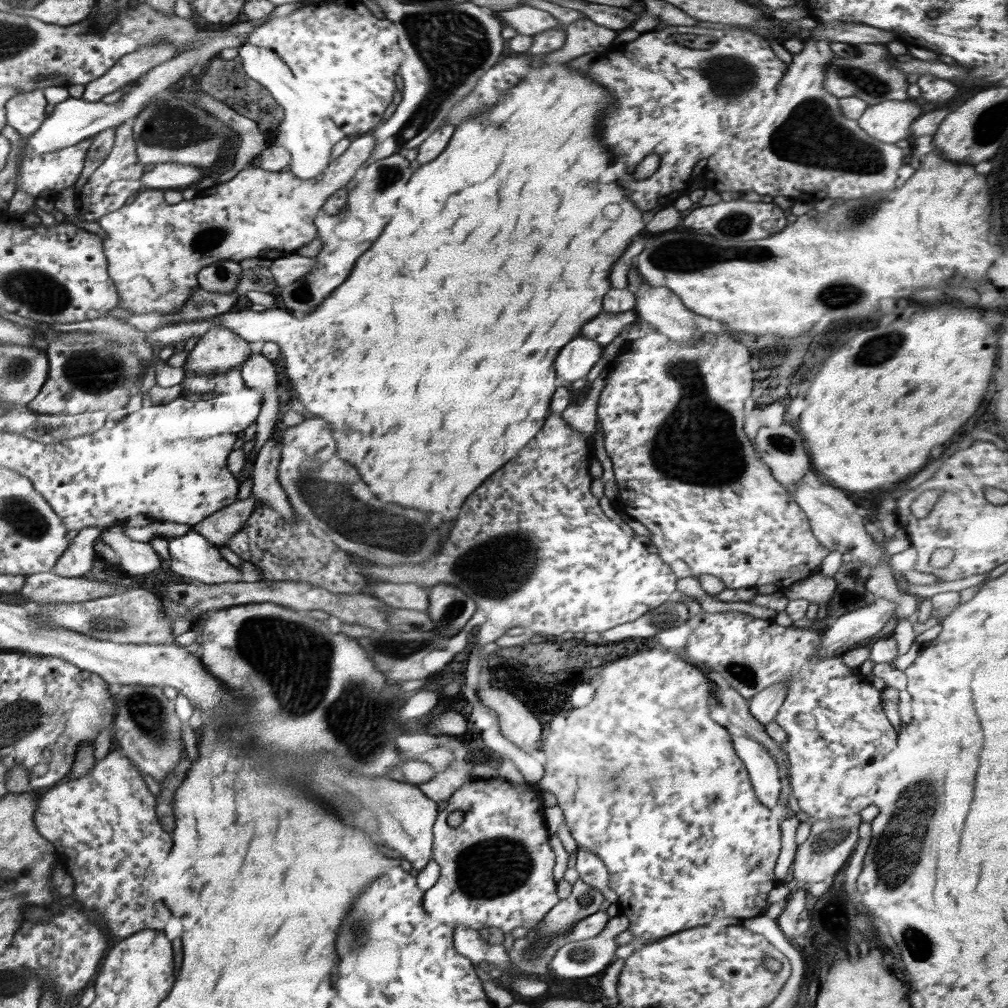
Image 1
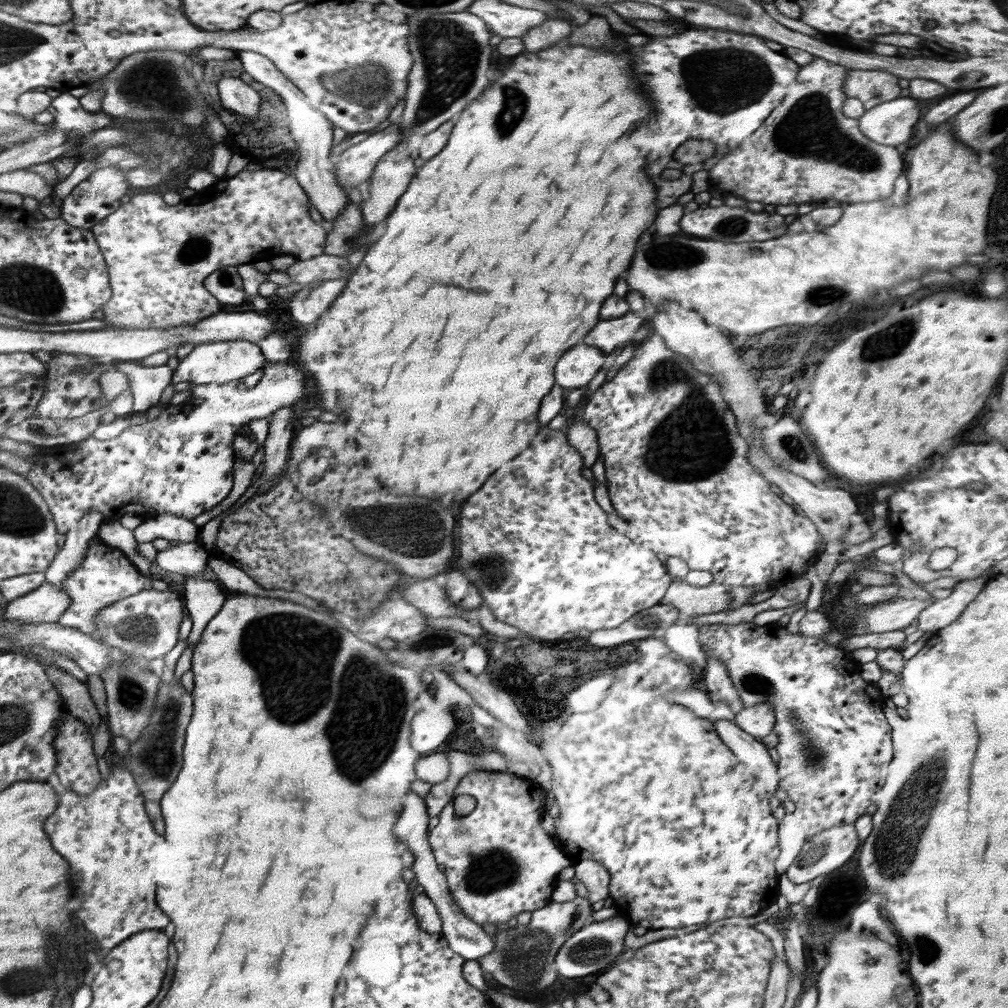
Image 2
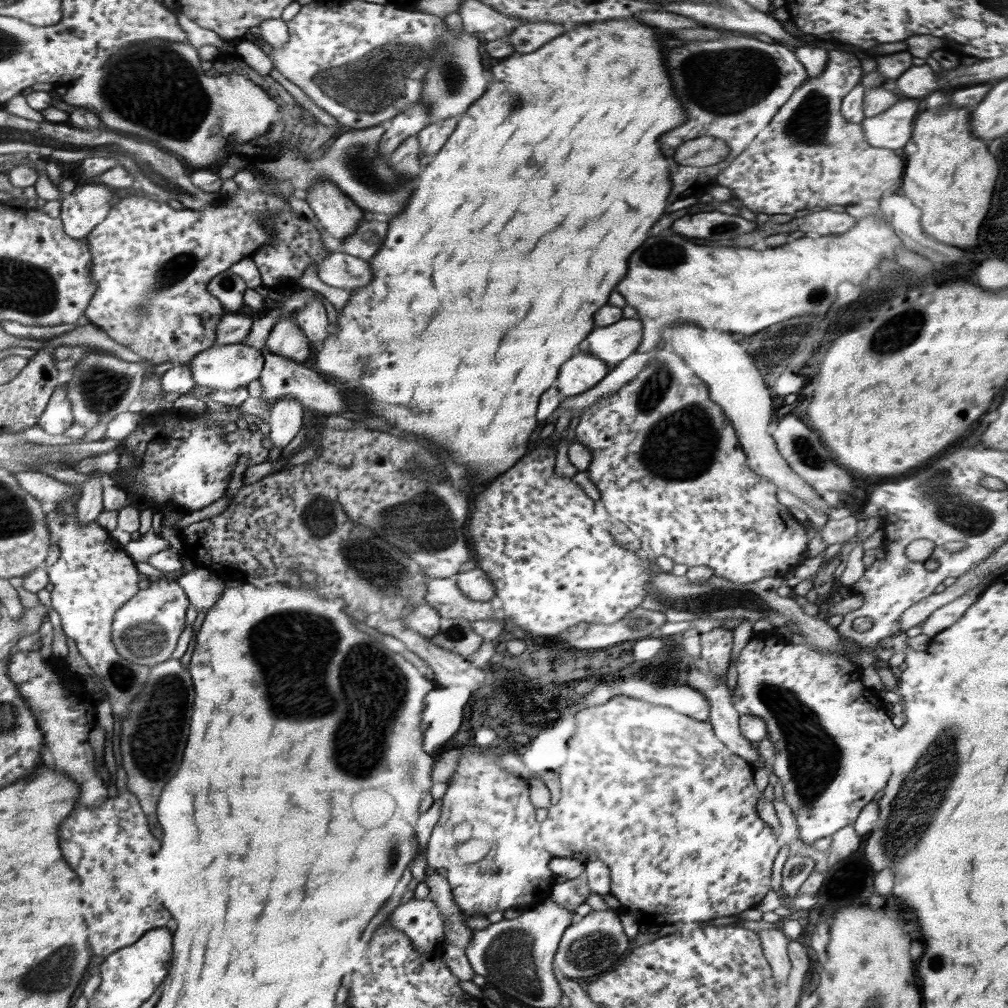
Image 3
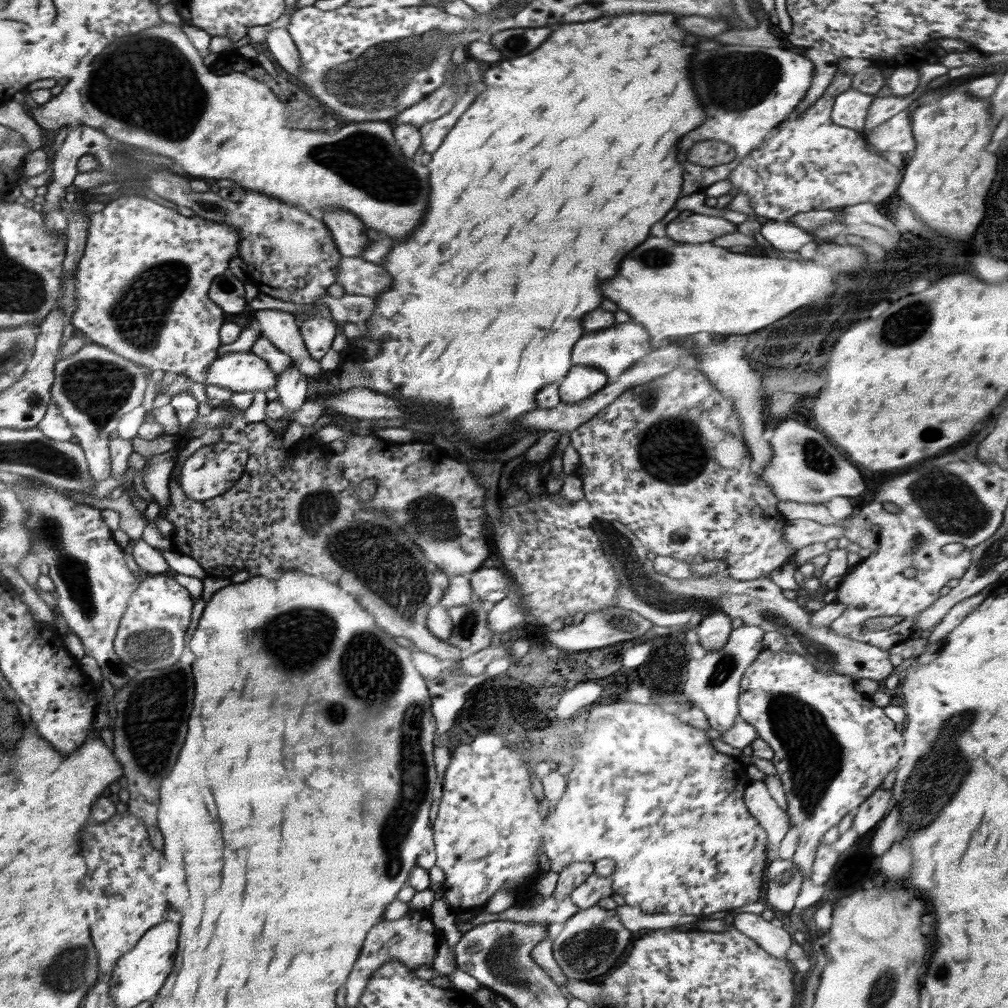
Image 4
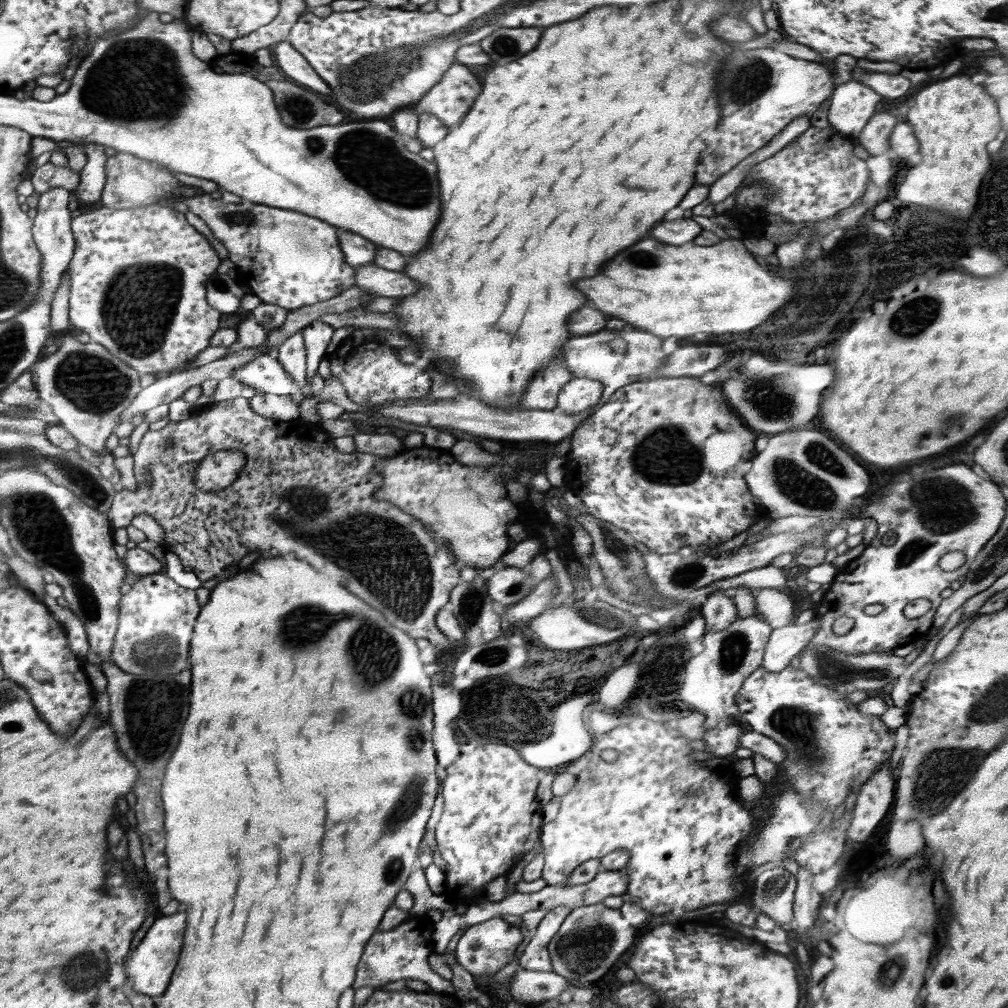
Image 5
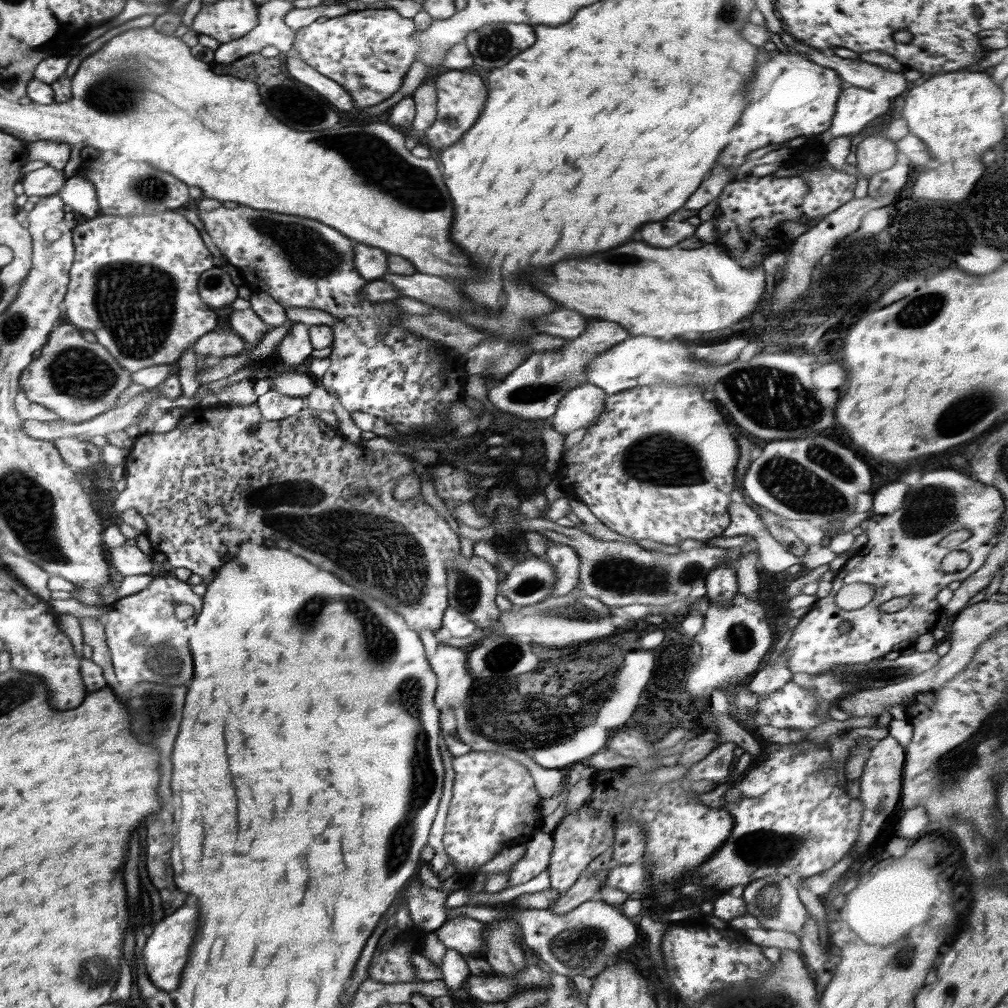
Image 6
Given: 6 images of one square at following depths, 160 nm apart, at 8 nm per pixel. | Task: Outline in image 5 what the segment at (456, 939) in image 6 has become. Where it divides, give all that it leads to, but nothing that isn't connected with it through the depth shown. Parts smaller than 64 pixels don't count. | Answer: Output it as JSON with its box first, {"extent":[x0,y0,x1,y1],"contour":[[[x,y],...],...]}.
{"extent":[454,917,522,977],"contour":[[[494,917],[486,922],[467,927],[457,942],[454,952],[460,966],[474,976],[494,977],[501,968],[514,960],[518,946],[522,944],[522,932],[519,927],[504,921],[502,917]]]}

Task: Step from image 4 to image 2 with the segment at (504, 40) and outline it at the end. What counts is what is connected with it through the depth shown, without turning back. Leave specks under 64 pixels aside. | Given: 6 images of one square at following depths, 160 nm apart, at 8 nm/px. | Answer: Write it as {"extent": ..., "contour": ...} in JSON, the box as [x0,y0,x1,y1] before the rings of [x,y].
{"extent":[522,18,572,52],"contour":[[[548,18],[544,21],[542,26],[536,26],[534,30],[528,30],[526,36],[522,36],[524,40],[524,48],[528,52],[536,52],[542,50],[546,46],[552,46],[556,42],[560,42],[562,38],[566,38],[570,34],[572,26],[564,20],[552,20]]]}

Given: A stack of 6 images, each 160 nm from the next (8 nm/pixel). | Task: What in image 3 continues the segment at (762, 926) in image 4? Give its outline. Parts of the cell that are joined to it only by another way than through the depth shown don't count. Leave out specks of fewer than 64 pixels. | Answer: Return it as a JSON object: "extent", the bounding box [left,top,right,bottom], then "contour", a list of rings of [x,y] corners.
{"extent":[757,928,791,991],"contour":[[[777,928],[762,929],[757,932],[757,935],[761,942],[763,955],[771,966],[772,978],[783,991],[784,984],[786,984],[791,972],[791,960],[787,949],[789,940]]]}

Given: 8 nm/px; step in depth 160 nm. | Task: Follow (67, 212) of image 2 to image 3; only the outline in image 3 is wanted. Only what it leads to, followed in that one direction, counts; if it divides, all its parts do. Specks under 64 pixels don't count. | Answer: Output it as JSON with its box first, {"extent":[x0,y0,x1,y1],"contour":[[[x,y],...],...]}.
{"extent":[60,184,112,239],"contour":[[[85,184],[76,186],[70,193],[62,194],[60,219],[64,223],[65,234],[74,239],[87,239],[88,234],[106,219],[112,210],[112,187],[103,184]]]}

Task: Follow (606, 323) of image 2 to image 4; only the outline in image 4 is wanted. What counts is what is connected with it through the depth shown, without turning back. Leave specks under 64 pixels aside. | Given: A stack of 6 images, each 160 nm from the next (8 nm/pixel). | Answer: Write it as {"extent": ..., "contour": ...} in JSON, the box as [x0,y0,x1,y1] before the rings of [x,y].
{"extent":[571,322,653,381],"contour":[[[626,322],[626,324],[616,324],[612,328],[606,328],[606,330],[582,336],[573,345],[571,363],[597,368],[606,374],[609,381],[615,381],[635,362],[640,361],[641,358],[644,358],[652,351],[653,348],[650,346],[648,332],[640,324],[636,324],[636,322]]]}

